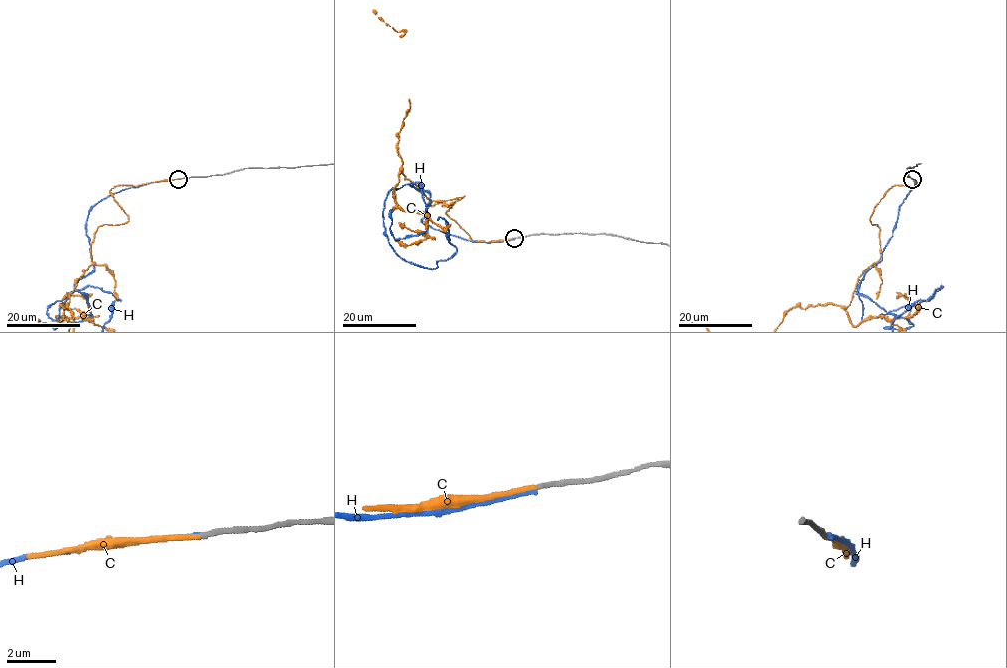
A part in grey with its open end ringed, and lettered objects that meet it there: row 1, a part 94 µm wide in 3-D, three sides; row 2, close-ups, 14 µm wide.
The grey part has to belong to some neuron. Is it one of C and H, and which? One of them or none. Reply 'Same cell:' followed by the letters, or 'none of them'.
Same cell: C

